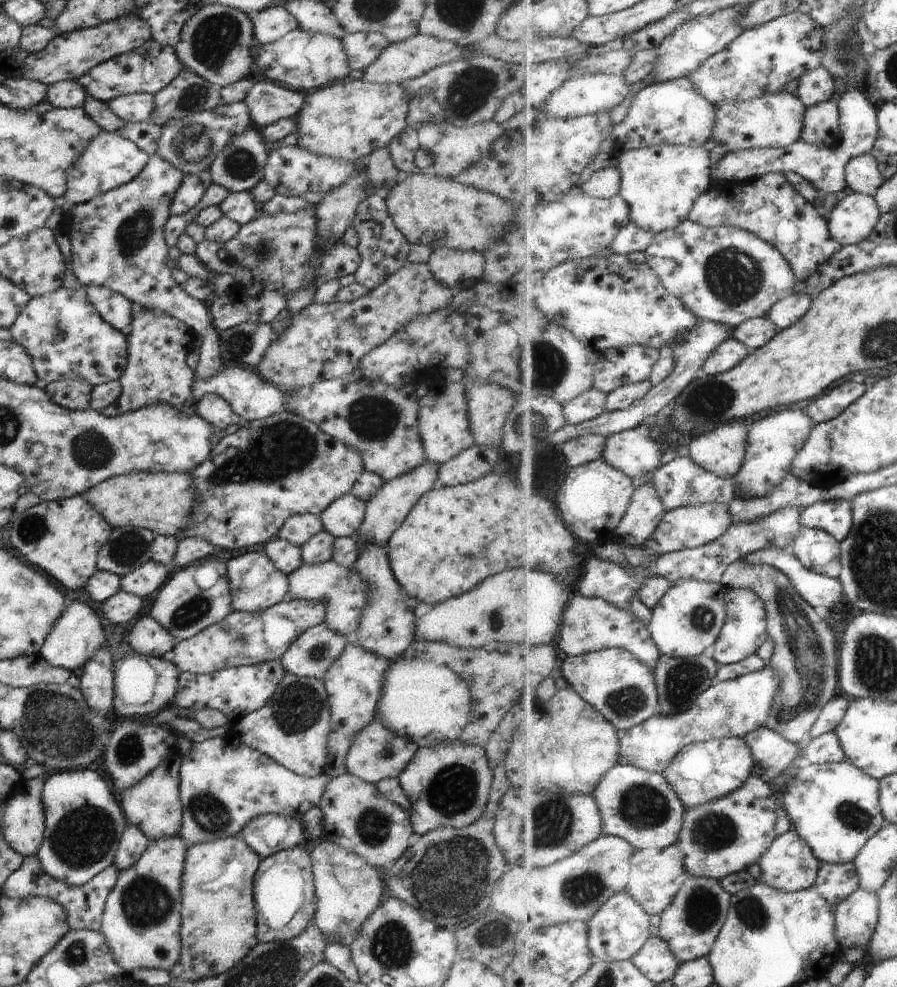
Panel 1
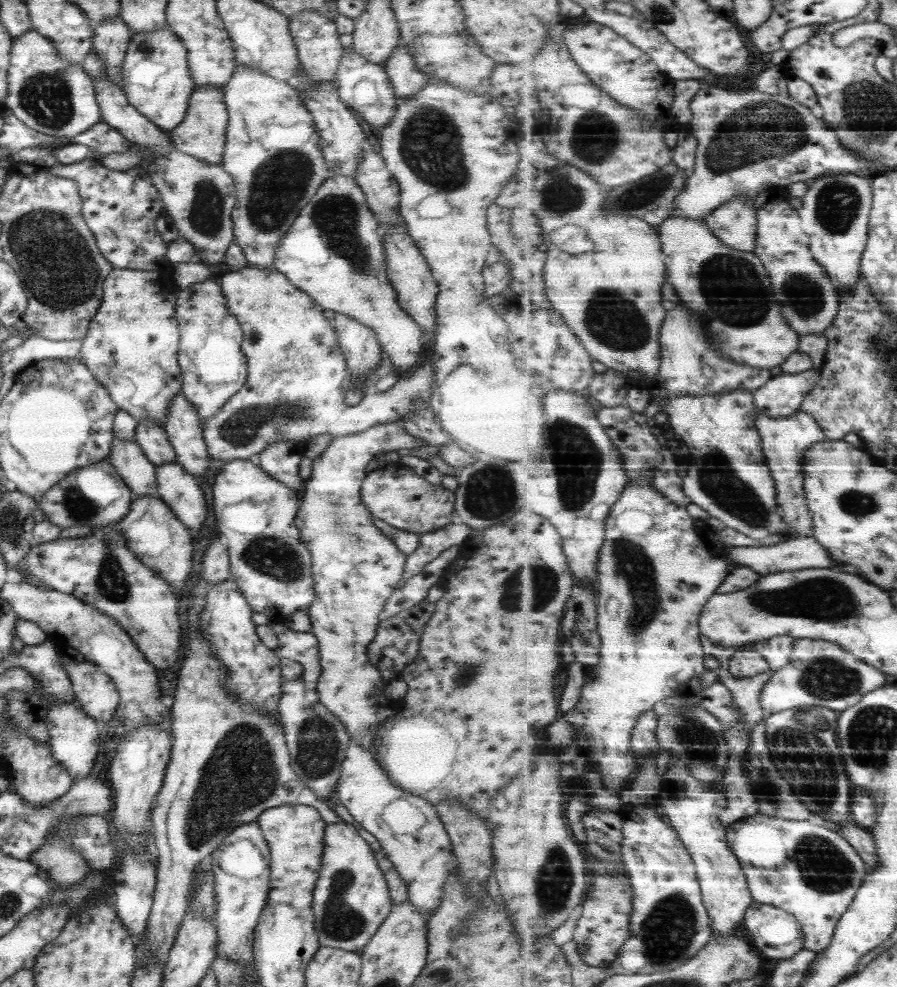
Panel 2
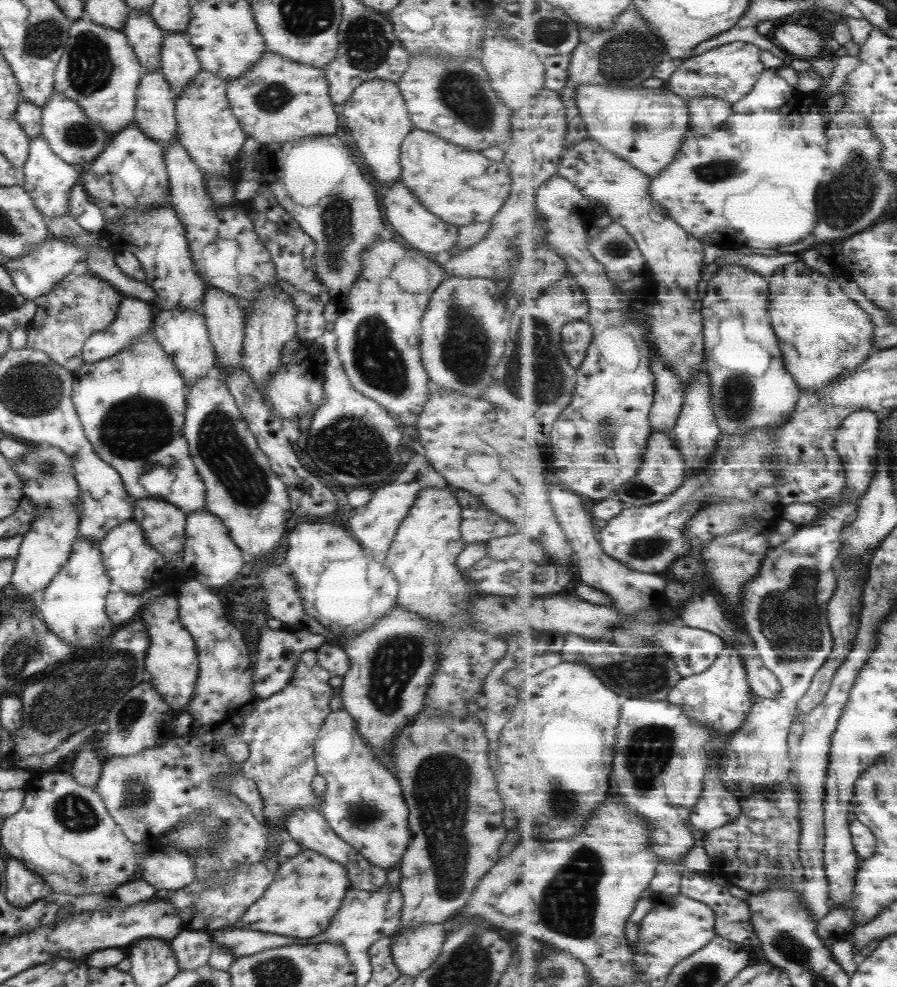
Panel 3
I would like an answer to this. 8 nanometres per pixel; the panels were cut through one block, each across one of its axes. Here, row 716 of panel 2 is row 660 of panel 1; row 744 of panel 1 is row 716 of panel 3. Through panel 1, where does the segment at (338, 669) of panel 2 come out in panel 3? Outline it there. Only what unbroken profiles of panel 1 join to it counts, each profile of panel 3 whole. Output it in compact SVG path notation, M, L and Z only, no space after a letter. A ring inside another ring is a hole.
M345 709L330 711L313 742L317 775L326 783L319 813L327 826L367 862L389 870L397 866L410 837L407 808L393 772L381 765L375 749L356 731Z

